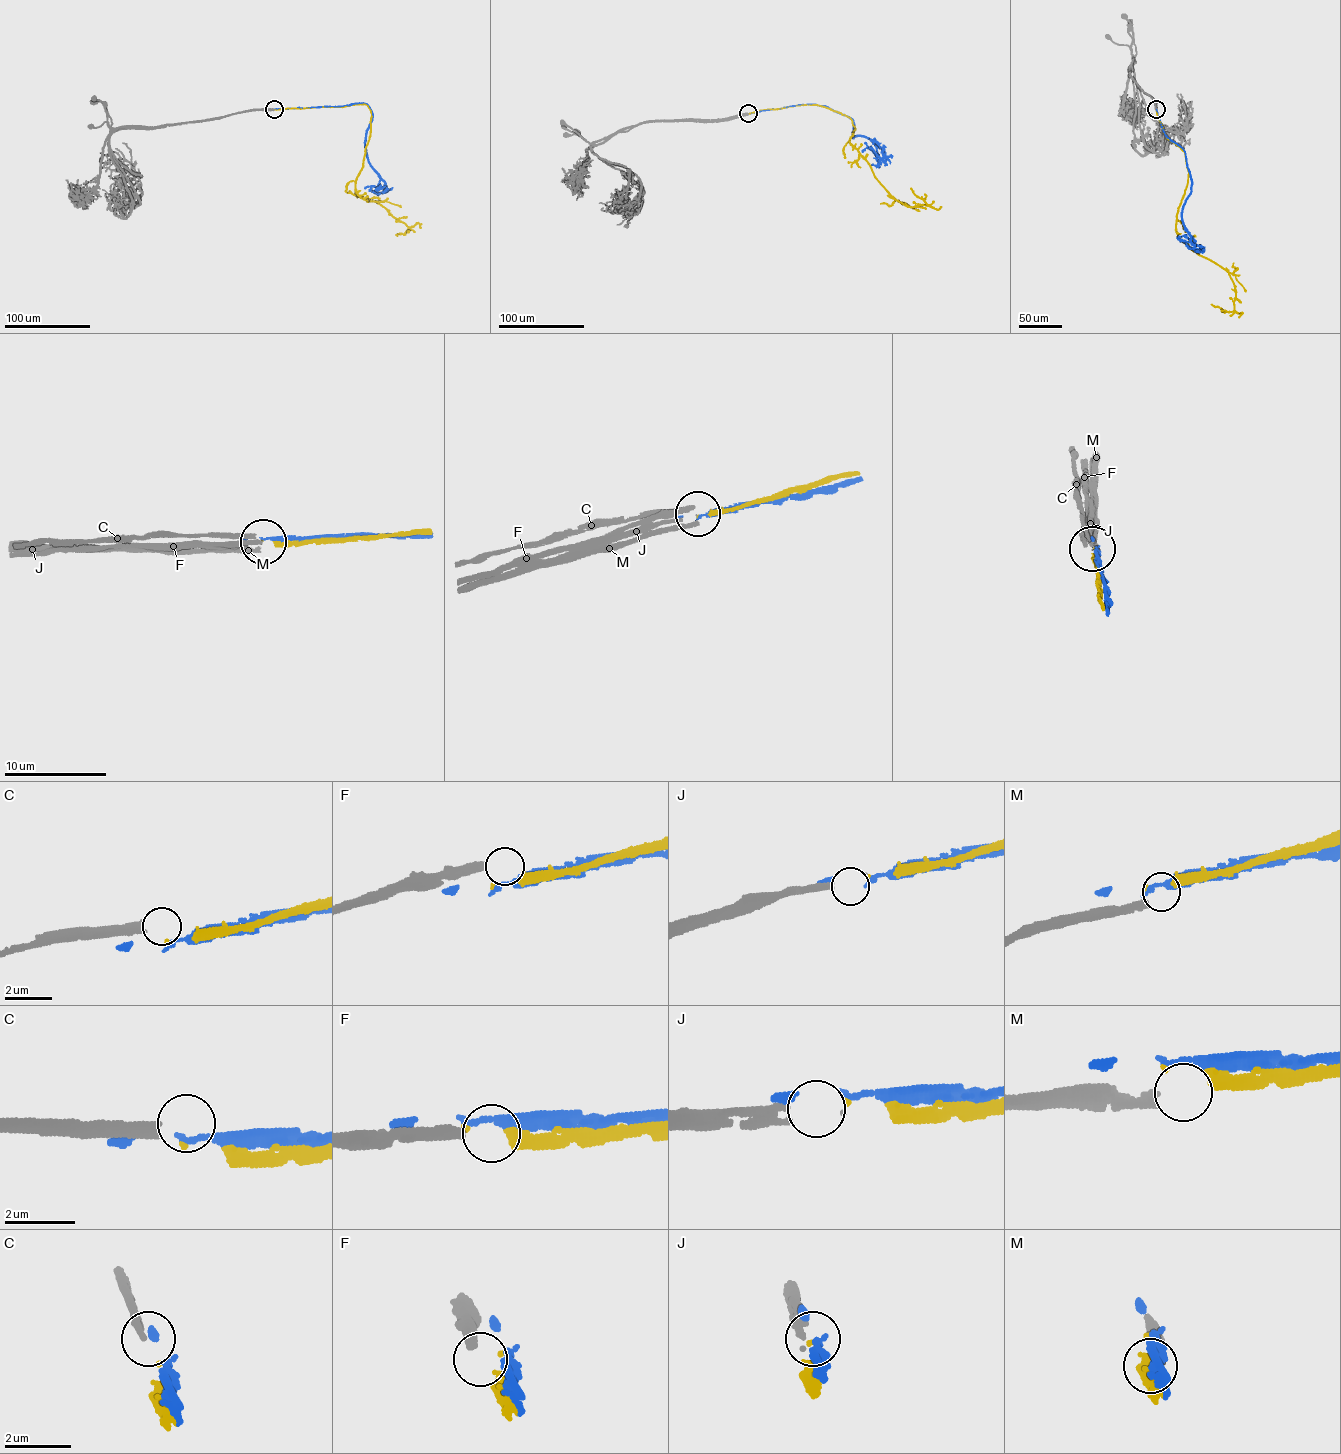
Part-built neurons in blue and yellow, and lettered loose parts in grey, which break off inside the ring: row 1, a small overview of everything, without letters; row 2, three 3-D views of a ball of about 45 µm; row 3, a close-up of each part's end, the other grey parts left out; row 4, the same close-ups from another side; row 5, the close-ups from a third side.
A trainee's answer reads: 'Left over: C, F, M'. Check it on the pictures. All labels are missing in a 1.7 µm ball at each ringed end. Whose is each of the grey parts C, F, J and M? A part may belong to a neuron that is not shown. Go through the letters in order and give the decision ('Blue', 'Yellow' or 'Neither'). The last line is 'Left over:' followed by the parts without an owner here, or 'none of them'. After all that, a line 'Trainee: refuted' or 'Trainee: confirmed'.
C: Neither
F: Neither
J: Yellow
M: Neither
Left over: C, F, M
Trainee: confirmed

